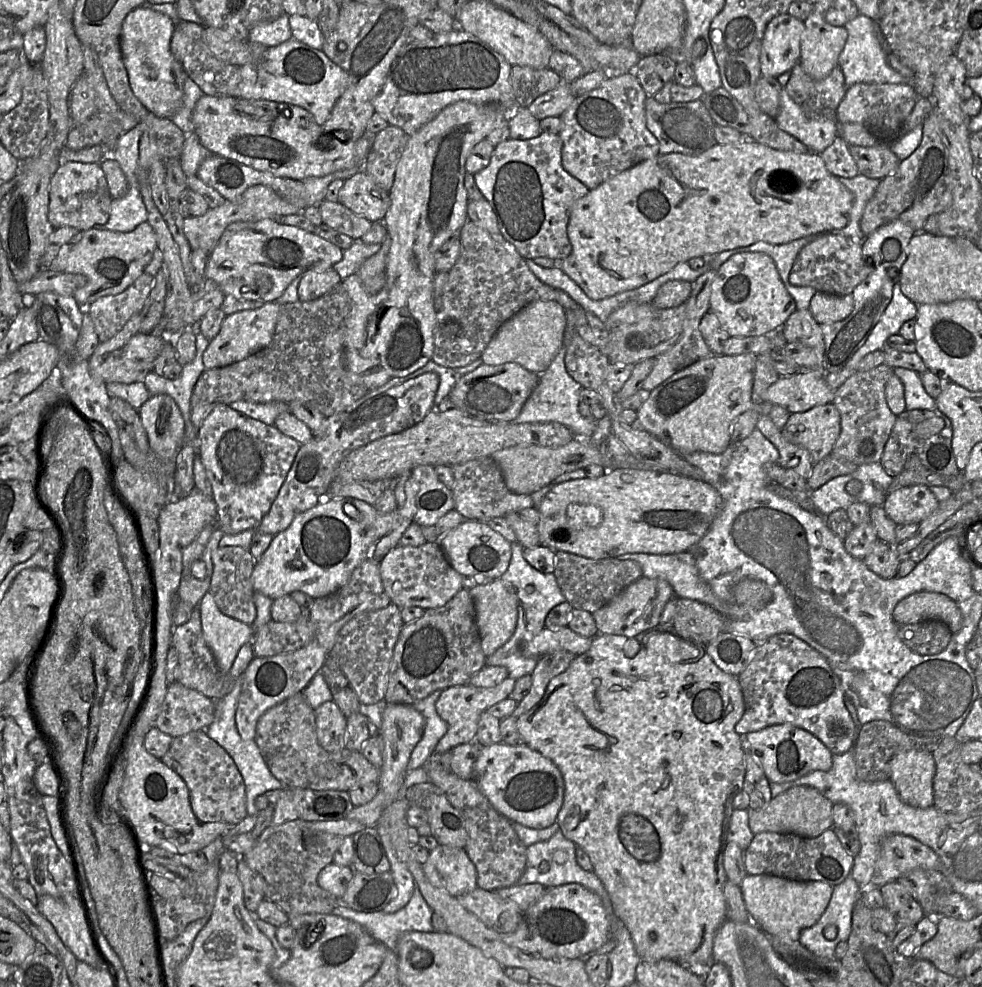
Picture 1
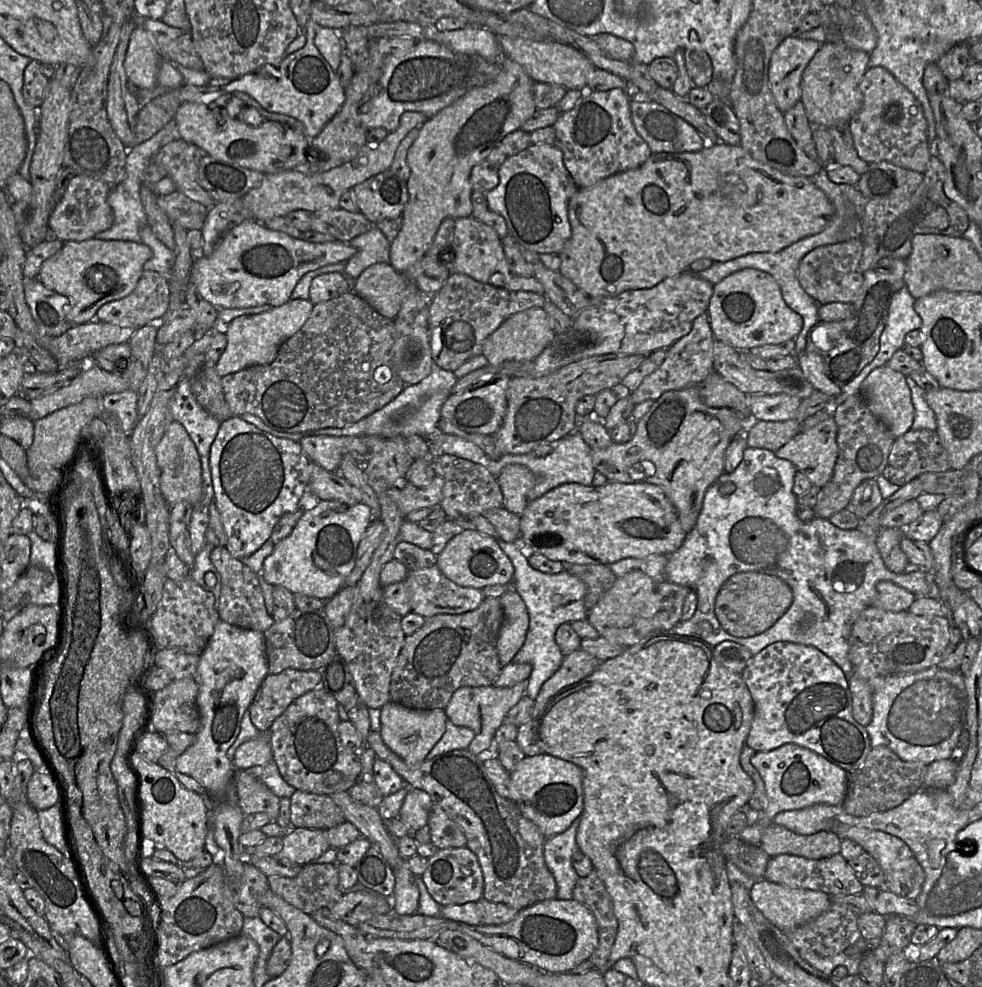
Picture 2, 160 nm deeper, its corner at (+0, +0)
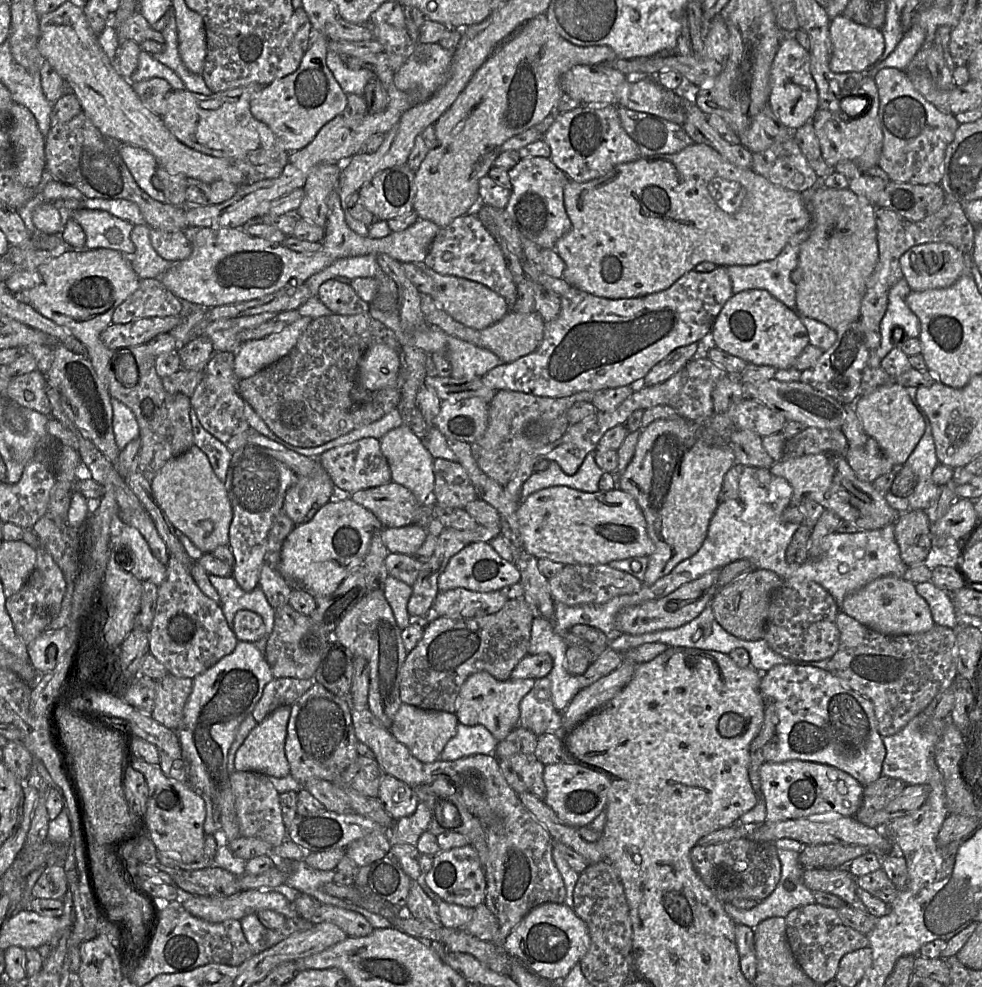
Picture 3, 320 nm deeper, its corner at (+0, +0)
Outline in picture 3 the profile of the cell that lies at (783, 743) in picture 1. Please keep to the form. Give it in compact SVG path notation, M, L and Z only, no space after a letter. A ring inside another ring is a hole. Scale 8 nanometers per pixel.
M789 760L781 763L764 761L760 766L759 774L760 796L766 805L765 822L828 813L854 816L863 800L864 786L850 774L828 764L805 760Z

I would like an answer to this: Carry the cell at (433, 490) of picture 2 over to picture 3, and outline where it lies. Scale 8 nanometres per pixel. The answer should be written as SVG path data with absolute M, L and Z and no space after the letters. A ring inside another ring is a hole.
M394 481L358 490L349 498L371 511L388 528L417 524L421 517L432 514L435 505L433 500L419 504L409 489Z

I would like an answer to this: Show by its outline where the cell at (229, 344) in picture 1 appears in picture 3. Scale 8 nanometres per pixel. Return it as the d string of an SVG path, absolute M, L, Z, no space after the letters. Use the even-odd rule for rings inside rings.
M301 316L279 332L243 342L234 353L233 369L236 377L239 380L250 377L286 355L311 321L312 318Z

